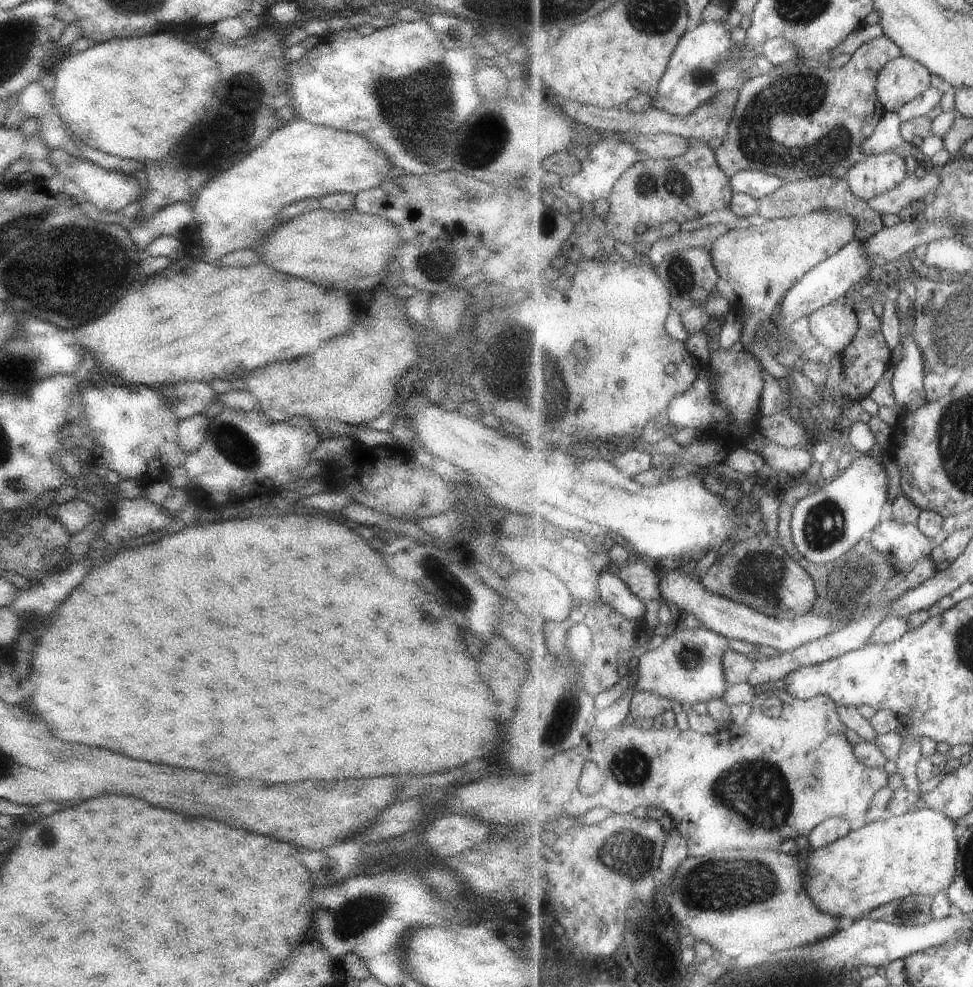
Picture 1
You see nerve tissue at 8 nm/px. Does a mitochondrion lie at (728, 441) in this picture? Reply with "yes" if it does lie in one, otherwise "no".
no

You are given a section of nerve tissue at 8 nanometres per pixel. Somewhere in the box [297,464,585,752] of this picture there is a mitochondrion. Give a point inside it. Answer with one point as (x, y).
(560, 724)

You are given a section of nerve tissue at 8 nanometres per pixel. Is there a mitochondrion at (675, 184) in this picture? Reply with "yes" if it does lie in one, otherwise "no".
yes

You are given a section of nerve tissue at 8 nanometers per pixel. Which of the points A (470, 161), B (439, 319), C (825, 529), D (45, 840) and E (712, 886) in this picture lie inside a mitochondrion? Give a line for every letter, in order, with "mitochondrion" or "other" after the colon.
A: mitochondrion
B: other
C: mitochondrion
D: mitochondrion
E: mitochondrion

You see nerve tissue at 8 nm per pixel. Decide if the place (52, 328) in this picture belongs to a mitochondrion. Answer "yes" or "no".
no

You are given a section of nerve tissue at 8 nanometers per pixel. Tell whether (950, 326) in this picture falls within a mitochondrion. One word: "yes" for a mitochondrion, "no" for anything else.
yes

